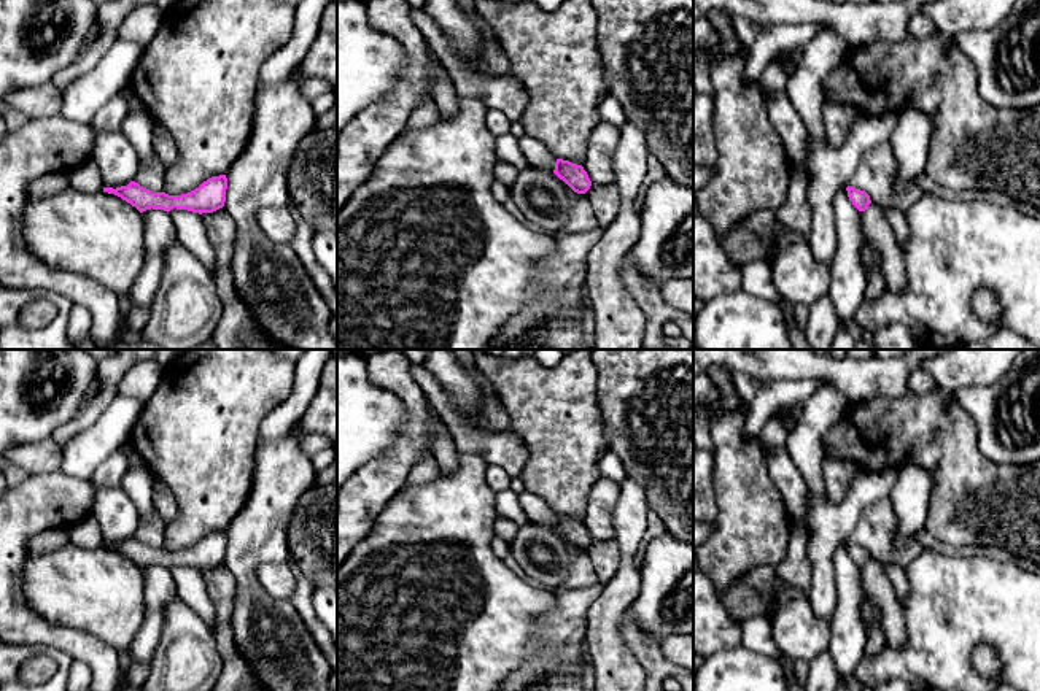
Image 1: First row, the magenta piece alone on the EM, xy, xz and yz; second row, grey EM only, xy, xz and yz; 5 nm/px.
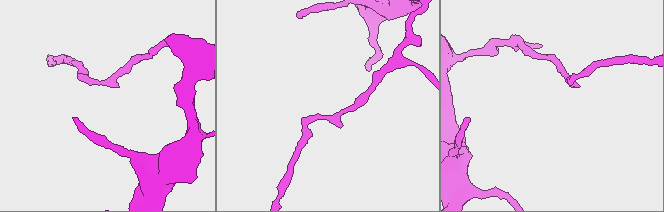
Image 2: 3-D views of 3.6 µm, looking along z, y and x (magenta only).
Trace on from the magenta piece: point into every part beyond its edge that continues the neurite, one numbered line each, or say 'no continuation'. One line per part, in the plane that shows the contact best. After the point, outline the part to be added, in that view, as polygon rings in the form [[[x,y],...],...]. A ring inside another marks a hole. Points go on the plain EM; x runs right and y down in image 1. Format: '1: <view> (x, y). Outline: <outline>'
no continuation

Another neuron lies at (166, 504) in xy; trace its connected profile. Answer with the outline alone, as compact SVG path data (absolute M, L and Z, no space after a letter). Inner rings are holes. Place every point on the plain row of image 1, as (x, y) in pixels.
M154 477L153 504L162 521L170 524L180 513L180 507L172 491Z

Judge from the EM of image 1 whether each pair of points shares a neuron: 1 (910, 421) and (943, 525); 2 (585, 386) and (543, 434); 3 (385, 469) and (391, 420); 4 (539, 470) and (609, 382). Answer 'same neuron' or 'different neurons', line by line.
1: same neuron
2: same neuron
3: different neurons
4: different neurons

